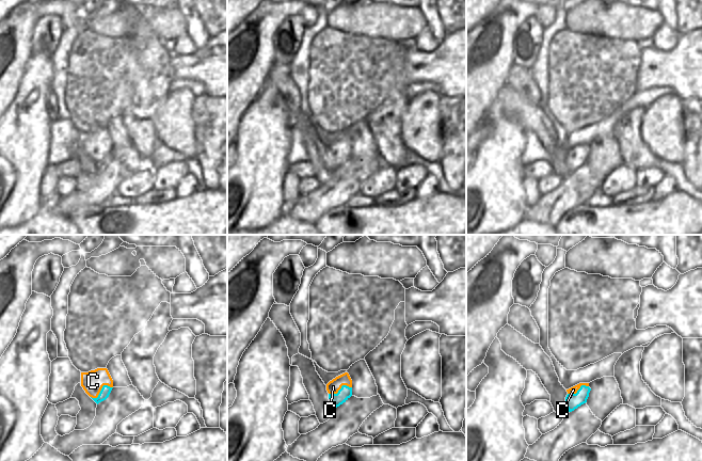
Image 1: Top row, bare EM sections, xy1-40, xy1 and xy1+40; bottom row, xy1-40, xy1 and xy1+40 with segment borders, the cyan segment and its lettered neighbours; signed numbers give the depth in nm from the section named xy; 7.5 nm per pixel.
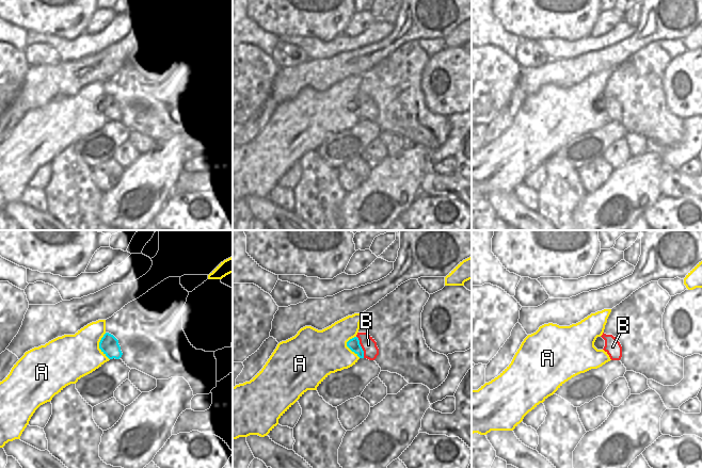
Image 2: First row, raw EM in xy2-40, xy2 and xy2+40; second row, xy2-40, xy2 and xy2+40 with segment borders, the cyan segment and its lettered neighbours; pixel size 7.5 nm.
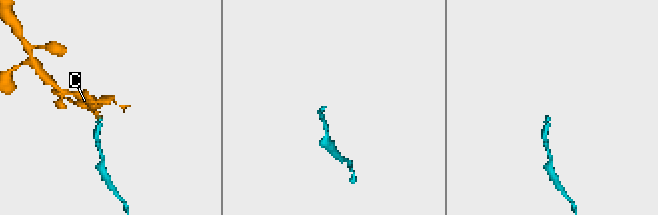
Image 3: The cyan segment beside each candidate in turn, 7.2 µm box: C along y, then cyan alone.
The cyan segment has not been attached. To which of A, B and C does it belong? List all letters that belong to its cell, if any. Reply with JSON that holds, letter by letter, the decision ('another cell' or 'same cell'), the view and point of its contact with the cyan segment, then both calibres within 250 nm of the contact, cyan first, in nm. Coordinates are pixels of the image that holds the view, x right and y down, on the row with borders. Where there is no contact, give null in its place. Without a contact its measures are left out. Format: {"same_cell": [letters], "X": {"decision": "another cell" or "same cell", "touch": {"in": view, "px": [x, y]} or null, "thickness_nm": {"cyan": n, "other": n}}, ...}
{"same_cell": ["B"], "A": {"decision": "another cell", "touch": {"in": "xy2-40", "px": [99, 346]}, "thickness_nm": {"cyan": 140, "other": 340}}, "B": {"decision": "same cell", "touch": {"in": "xy2", "px": [361, 346]}, "thickness_nm": {"cyan": 90, "other": 120}}, "C": {"decision": "another cell", "touch": {"in": "xy1-40", "px": [101, 390]}, "thickness_nm": {"cyan": 70, "other": 160}}}

